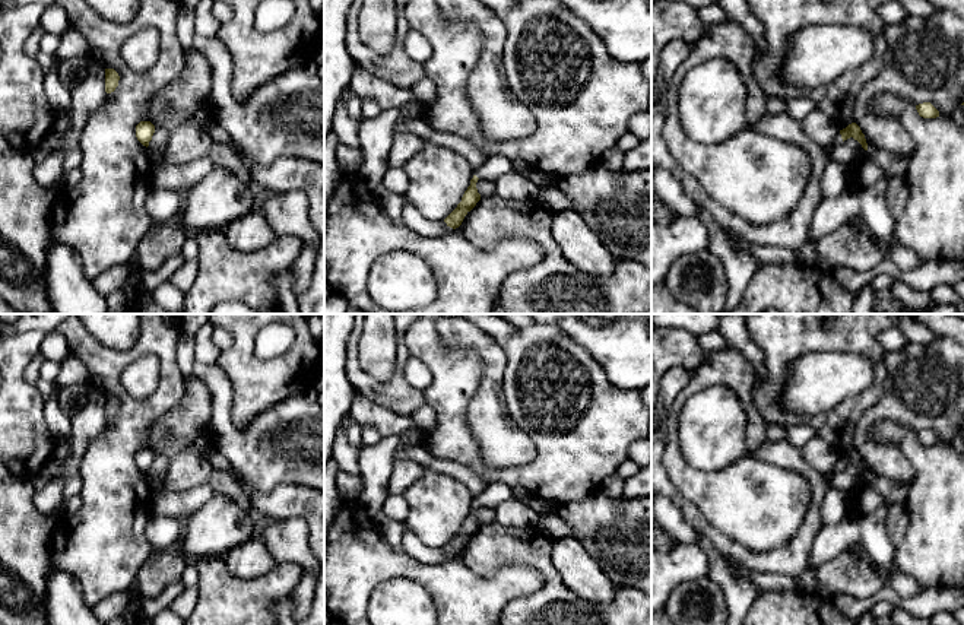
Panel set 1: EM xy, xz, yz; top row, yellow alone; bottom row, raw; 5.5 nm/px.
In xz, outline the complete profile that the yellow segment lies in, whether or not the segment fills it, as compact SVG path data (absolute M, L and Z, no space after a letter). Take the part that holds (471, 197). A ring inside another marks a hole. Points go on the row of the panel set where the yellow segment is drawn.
M492 155L489 156L476 171L473 178L470 180L470 185L464 191L462 202L457 207L444 219L447 226L456 229L462 225L464 216L476 206L481 200L481 194L478 193L476 183L479 180L483 181L495 181L500 177L513 171L513 161L504 155Z

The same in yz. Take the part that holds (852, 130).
M856 123L849 124L846 129L840 130L840 133L834 137L831 147L840 146L844 140L853 137L857 140L865 150L868 150L868 143L865 134Z

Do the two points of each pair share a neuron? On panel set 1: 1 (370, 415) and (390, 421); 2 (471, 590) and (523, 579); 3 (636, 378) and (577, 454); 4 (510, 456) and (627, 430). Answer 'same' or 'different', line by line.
1: same
2: same
3: different
4: different

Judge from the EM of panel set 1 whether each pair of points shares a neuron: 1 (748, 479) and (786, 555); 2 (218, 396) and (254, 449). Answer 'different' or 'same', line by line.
1: different
2: same

